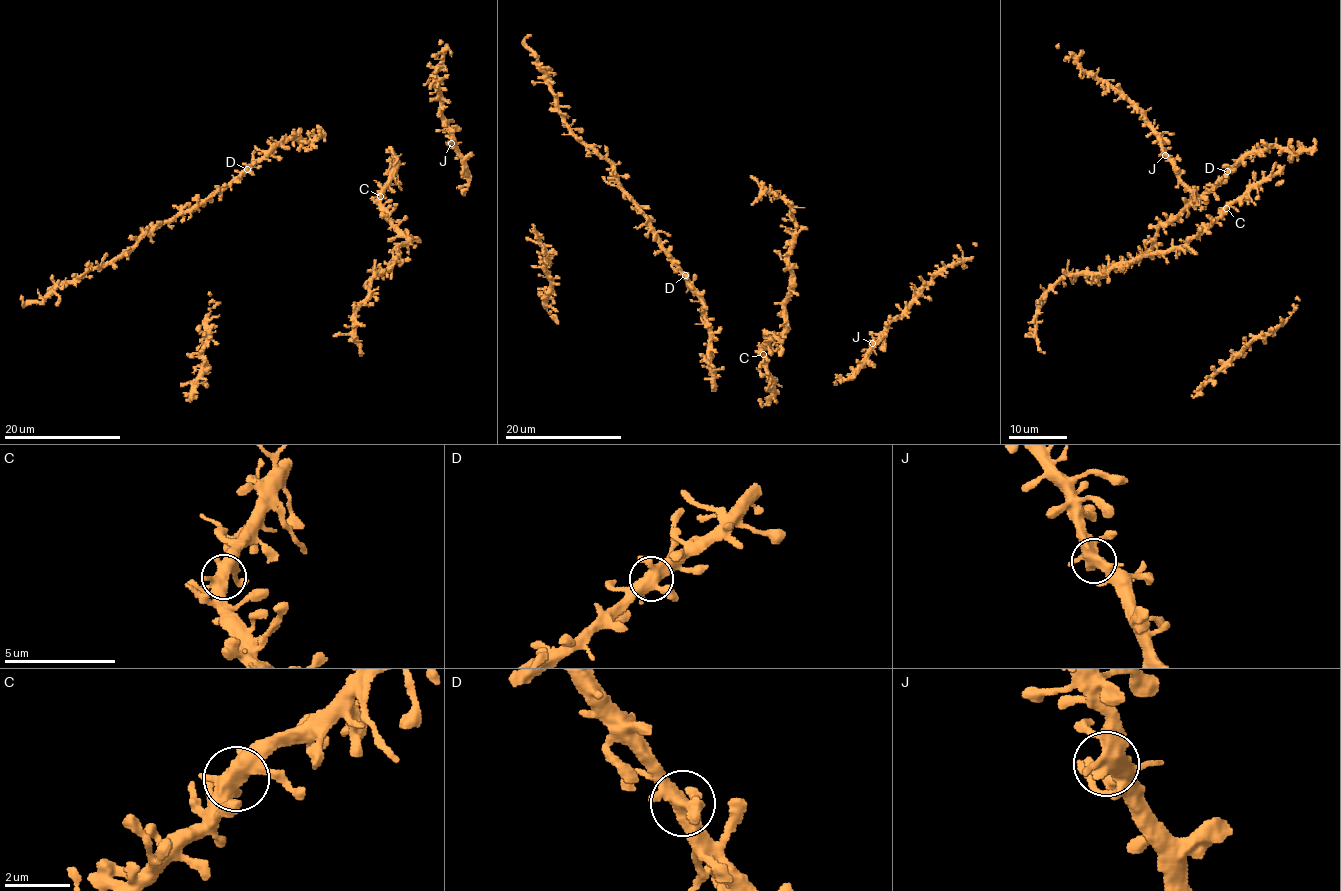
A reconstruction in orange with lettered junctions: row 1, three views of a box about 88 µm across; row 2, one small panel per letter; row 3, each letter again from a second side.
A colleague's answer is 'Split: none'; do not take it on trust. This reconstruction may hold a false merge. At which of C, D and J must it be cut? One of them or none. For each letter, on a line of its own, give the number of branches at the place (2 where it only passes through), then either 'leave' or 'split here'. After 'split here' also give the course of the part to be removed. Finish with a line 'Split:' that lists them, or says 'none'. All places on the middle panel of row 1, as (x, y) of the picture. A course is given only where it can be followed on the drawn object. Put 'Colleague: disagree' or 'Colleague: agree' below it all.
C: branches 4; leave
D: branches 4; leave
J: branches 4; leave
Split: none
Colleague: agree

